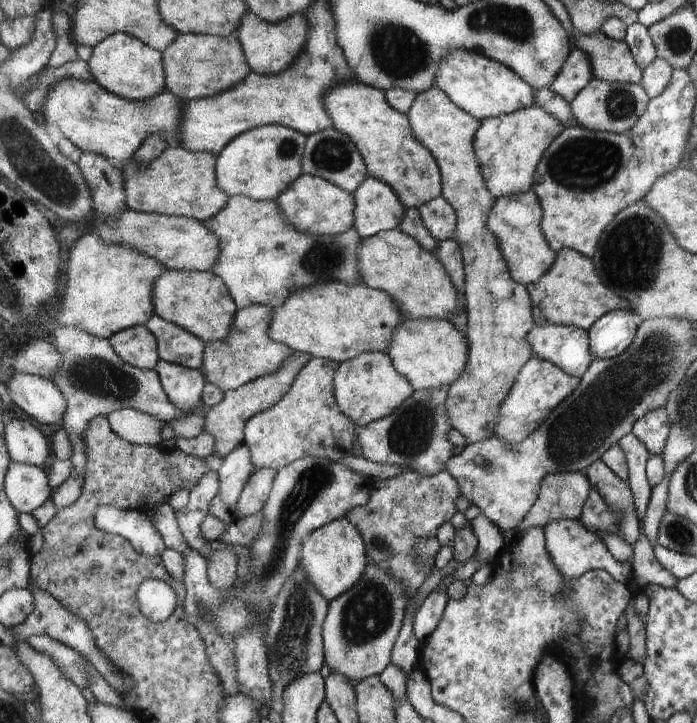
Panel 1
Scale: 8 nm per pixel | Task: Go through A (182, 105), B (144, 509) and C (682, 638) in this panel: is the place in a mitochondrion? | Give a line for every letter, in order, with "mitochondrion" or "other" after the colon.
A: other
B: other
C: other

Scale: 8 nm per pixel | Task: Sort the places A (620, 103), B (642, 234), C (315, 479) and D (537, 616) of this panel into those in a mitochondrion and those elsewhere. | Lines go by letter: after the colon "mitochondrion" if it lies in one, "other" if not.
A: mitochondrion
B: mitochondrion
C: mitochondrion
D: other

